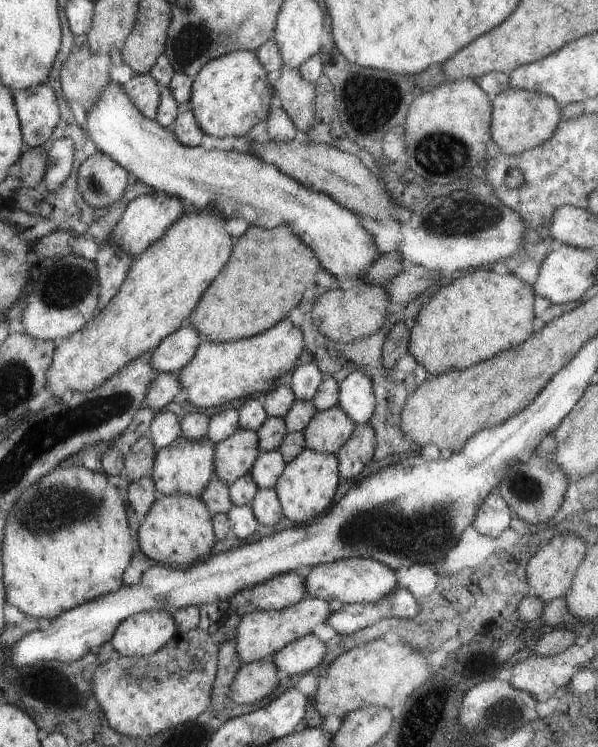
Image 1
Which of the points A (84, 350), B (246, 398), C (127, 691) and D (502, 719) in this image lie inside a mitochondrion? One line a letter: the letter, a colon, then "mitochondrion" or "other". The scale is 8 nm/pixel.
A: other
B: other
C: other
D: mitochondrion

